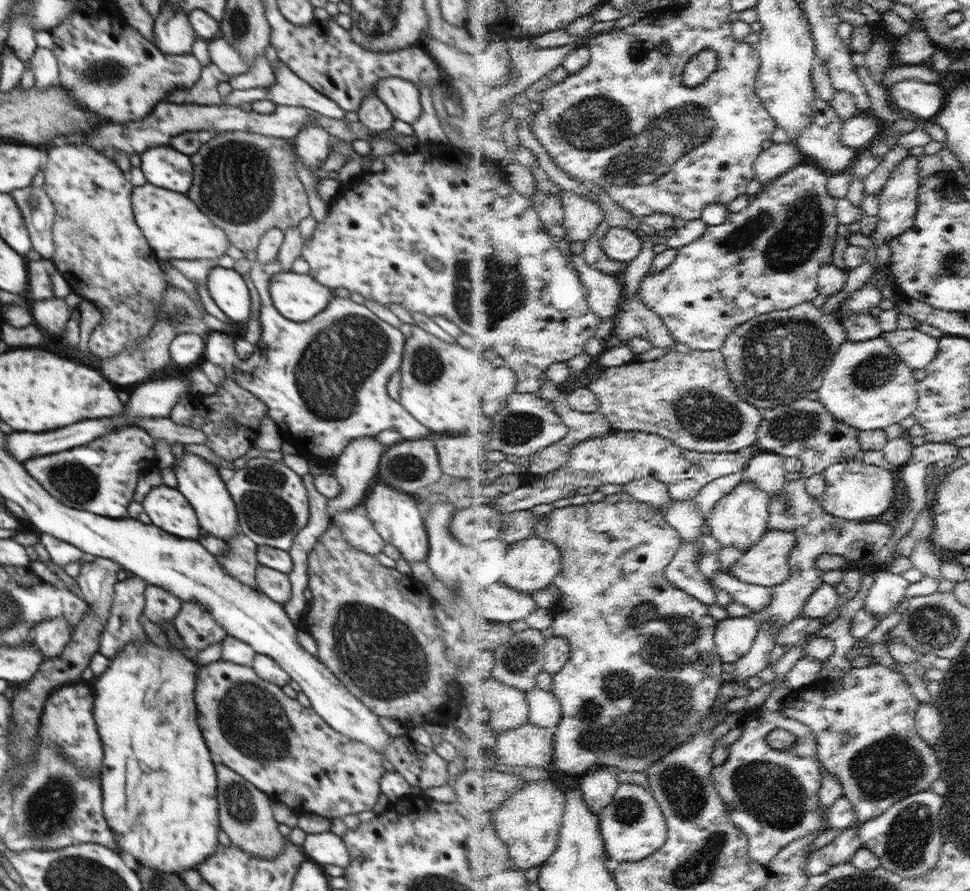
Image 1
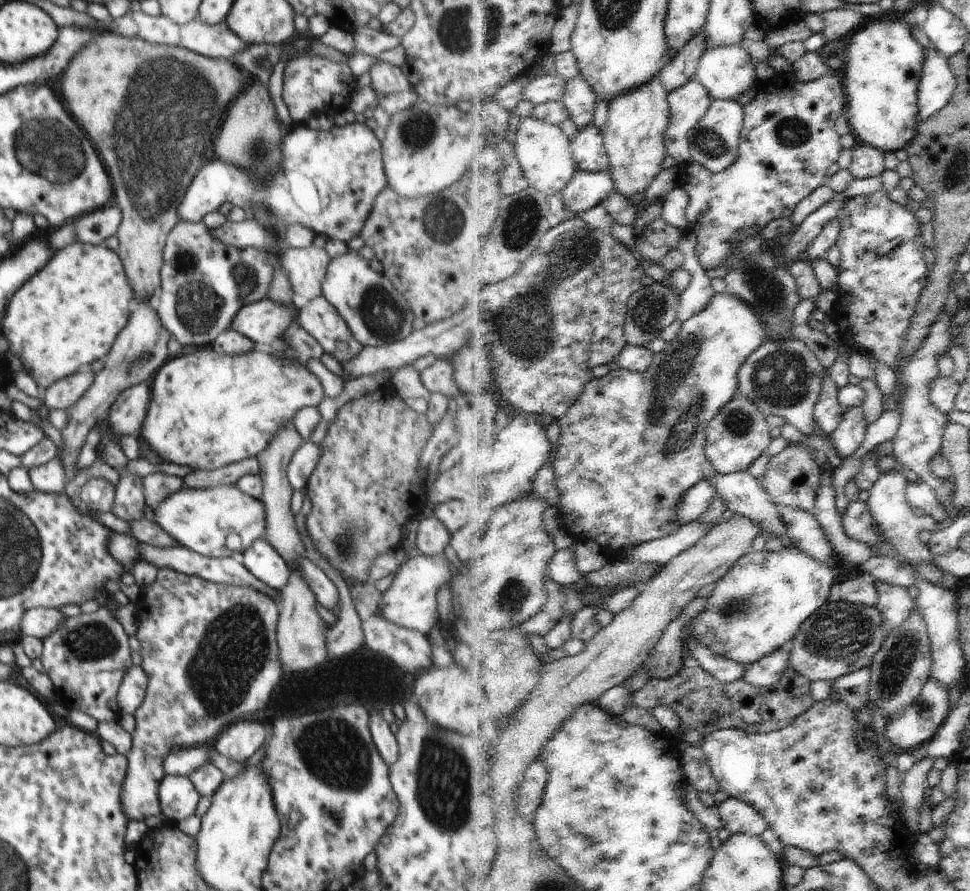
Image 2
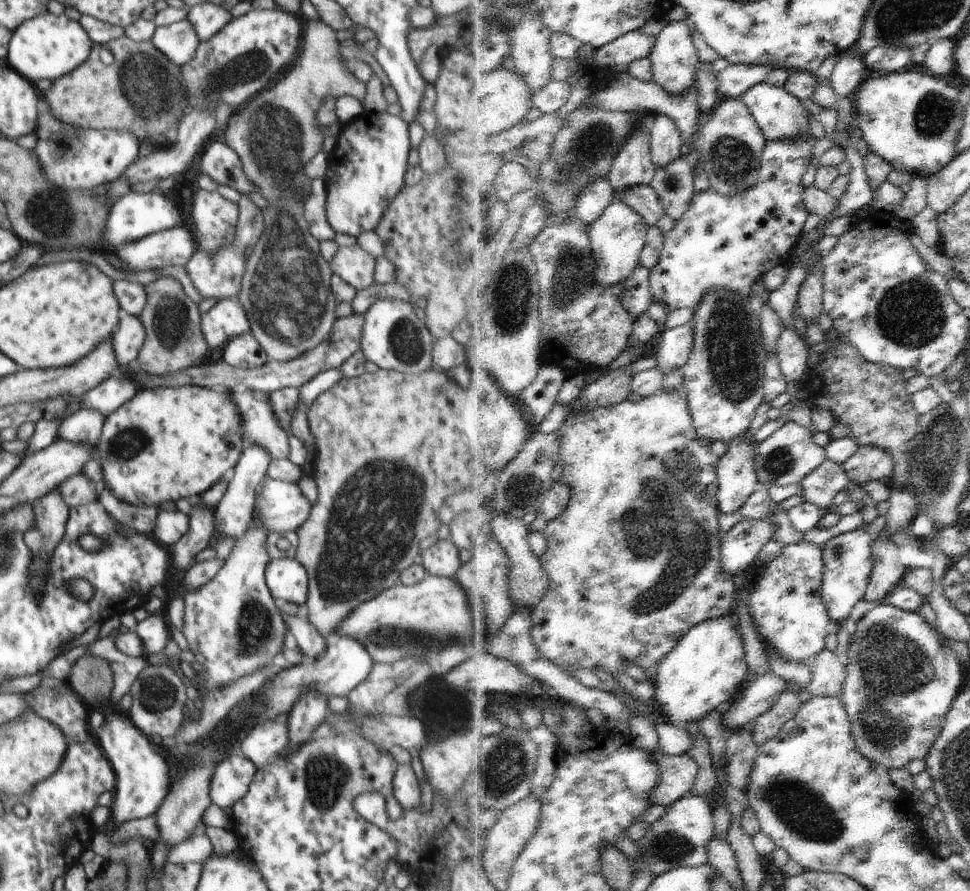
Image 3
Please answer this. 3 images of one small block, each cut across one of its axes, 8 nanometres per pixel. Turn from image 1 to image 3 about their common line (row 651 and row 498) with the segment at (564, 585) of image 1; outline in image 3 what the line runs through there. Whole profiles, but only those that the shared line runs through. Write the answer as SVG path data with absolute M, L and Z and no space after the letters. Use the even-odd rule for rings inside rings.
M662 389L658 394L643 397L638 402L627 400L616 406L598 408L594 412L586 411L575 415L570 413L562 428L562 458L559 464L565 467L560 479L572 486L573 497L564 514L550 521L548 528L544 530L544 536L548 538L548 552L542 556L541 561L548 569L550 584L542 604L534 609L532 616L534 620L532 636L544 658L558 664L564 672L569 672L572 676L576 676L580 668L596 673L597 670L603 669L614 676L625 675L624 662L634 662L636 666L651 673L661 665L663 659L678 648L683 638L687 637L696 626L707 620L731 615L739 587L732 574L727 576L724 573L722 558L724 533L720 532L720 460L722 457L712 448L712 441L700 438L691 411L691 403L688 402L688 395L683 389L673 394Z

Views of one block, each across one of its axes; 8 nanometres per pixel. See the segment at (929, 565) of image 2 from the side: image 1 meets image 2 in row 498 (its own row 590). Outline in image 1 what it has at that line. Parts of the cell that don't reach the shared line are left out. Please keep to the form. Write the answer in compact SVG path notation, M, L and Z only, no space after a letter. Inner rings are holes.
M884 569L874 570L875 582L864 600L866 612L880 621L888 618L907 596L912 583L902 574Z

